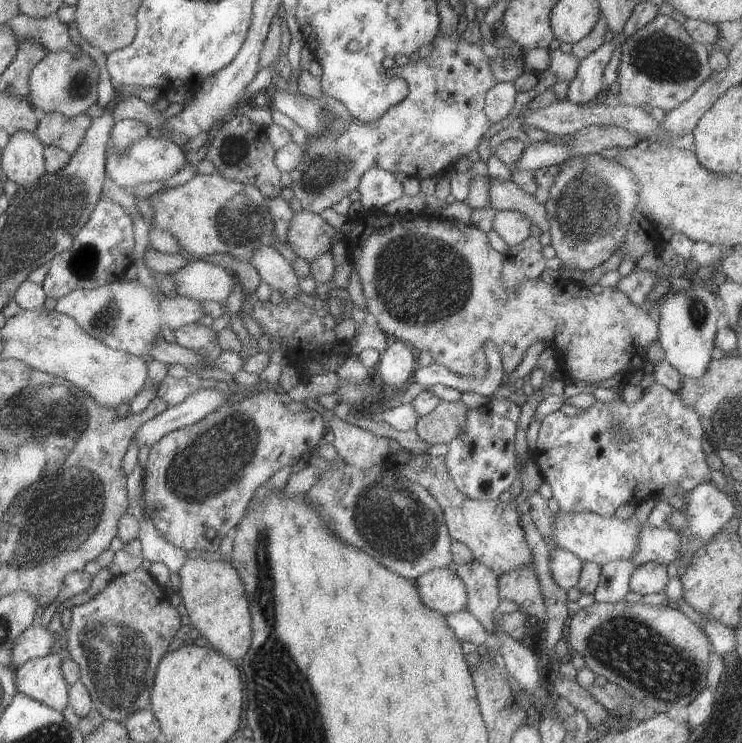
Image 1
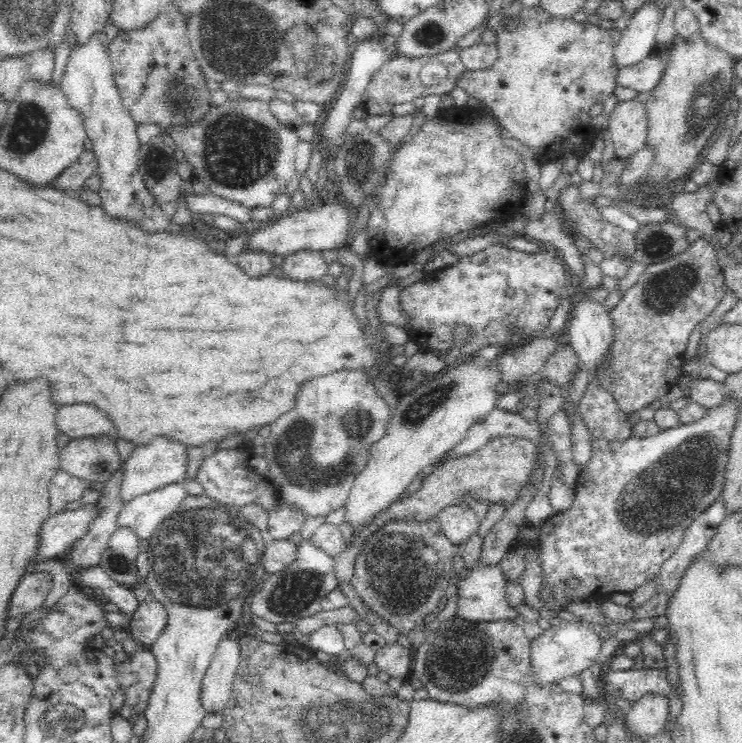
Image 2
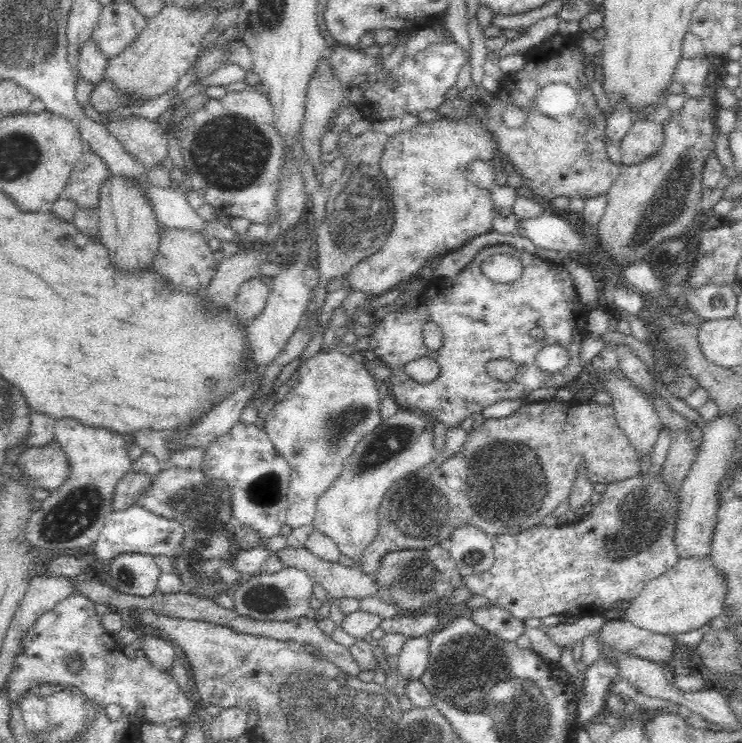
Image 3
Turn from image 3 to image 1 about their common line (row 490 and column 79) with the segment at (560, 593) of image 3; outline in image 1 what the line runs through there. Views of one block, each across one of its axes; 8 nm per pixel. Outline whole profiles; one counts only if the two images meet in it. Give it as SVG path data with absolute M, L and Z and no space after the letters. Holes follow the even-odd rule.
M135 569L134 571L125 574L106 577L102 589L95 594L93 598L89 599L86 603L71 606L69 625L66 625L65 630L63 628L62 631L60 631L58 627L57 629L62 635L64 642L63 647L69 653L70 659L78 666L80 681L85 685L85 688L91 697L93 708L97 709L104 719L111 719L123 724L124 720L129 717L131 713L138 710L151 710L151 706L149 706L149 695L154 681L154 674L159 659L166 653L167 646L171 644L175 632L177 632L181 626L179 617L180 615L177 613L175 607L169 603L168 596L164 589L156 583L156 580L149 574L149 571L145 569Z

